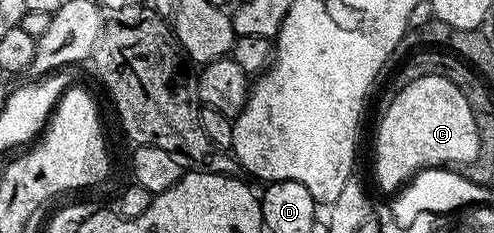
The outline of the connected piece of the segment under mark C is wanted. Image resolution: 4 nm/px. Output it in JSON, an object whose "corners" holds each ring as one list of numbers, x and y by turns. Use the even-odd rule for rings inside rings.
{"corners":[[423,77,397,94,389,109,382,113,376,129,376,181,382,188,399,190,423,169,464,167,478,155,477,114,472,113,472,105,460,89,463,88,457,82,447,81,445,77]]}

